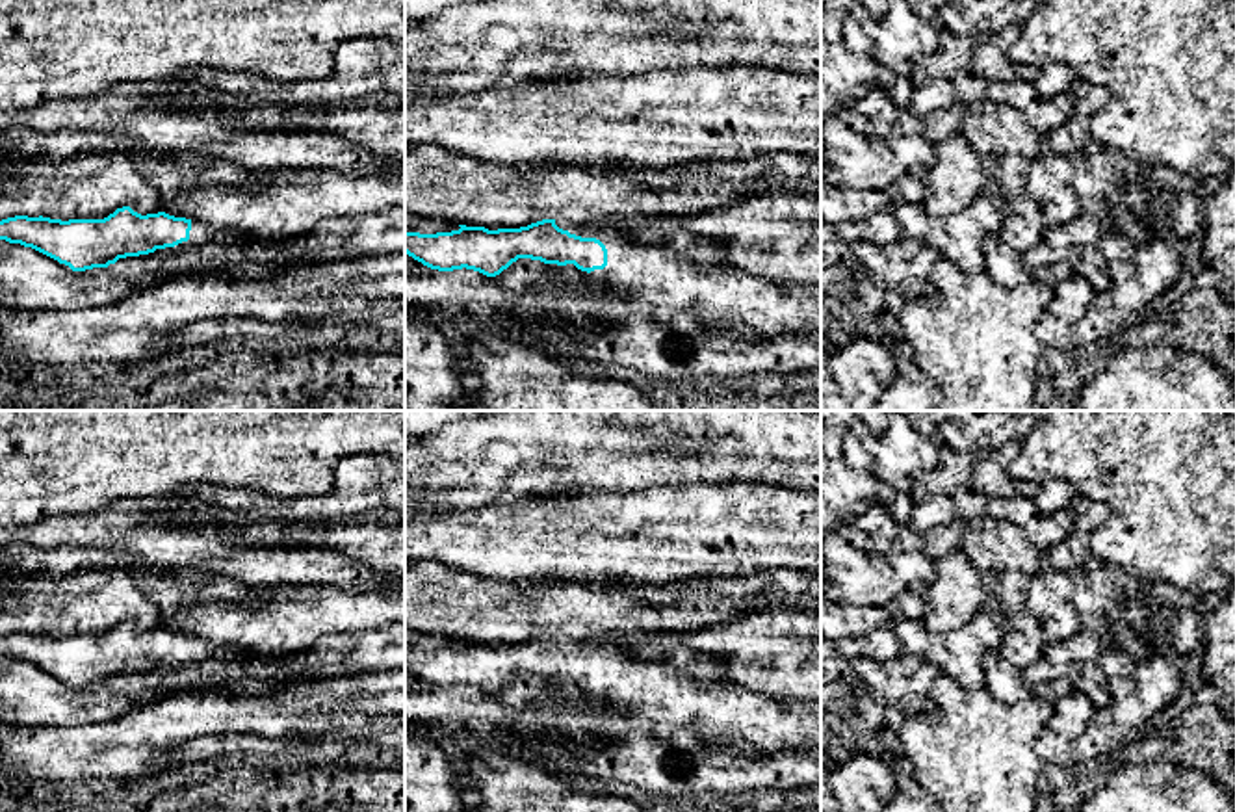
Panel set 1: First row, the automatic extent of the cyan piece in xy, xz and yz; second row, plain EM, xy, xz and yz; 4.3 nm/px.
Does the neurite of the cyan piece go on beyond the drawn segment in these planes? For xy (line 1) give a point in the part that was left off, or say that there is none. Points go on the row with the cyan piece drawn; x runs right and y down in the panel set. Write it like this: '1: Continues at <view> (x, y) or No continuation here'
1: Continues at xy (201, 233)

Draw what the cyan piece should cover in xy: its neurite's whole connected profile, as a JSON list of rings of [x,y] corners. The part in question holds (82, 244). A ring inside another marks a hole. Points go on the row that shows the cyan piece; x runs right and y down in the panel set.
[[[130,206],[104,219],[50,219],[15,216],[0,221],[0,240],[32,247],[72,271],[108,268],[119,258],[139,256],[165,247],[201,247],[204,243],[240,243],[249,236],[219,229],[201,219],[165,212],[141,216]]]

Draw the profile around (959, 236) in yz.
[[[979,195],[964,212],[932,217],[921,204],[897,201],[888,210],[903,238],[932,247],[968,275],[986,271],[982,242],[1001,232],[1005,203],[999,197]]]

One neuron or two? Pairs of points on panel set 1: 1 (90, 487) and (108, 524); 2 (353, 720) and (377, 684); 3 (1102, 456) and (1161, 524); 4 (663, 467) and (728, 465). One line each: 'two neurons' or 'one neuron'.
1: two neurons
2: one neuron
3: one neuron
4: one neuron

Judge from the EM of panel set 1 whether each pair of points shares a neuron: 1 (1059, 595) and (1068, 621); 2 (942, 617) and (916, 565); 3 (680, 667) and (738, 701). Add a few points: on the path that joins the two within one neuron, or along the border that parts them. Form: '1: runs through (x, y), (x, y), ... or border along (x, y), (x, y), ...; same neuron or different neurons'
1: runs through (1059, 601), (1063, 615); same neuron
2: border along (935, 562), (935, 576), (927, 584); different neurons
3: border along (667, 667), (699, 682), (725, 684); different neurons

